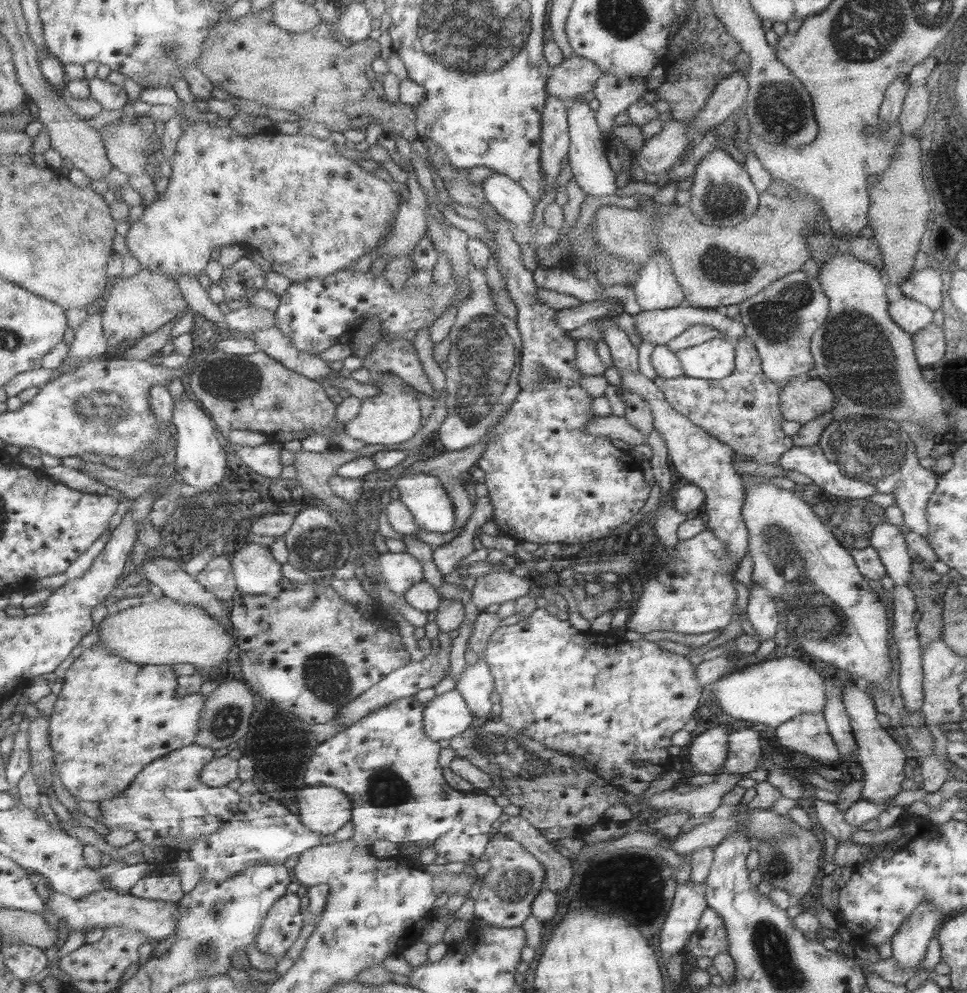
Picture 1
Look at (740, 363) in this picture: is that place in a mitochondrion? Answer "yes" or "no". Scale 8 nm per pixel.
no

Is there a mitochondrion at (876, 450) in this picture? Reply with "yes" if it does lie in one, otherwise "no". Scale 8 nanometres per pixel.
yes

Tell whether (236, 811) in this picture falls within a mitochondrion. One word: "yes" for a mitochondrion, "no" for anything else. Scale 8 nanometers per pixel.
no

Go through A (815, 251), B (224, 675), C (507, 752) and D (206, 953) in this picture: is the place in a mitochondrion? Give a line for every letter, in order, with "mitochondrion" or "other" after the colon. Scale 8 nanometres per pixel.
A: other
B: other
C: mitochondrion
D: mitochondrion

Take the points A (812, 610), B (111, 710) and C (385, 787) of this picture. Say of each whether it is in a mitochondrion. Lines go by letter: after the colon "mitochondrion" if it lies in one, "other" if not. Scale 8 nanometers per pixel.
A: mitochondrion
B: other
C: mitochondrion

